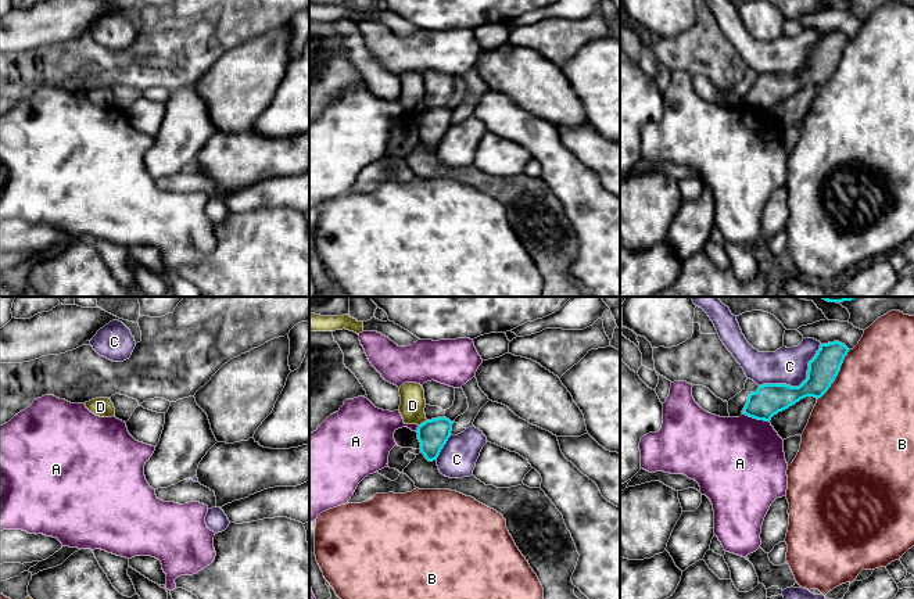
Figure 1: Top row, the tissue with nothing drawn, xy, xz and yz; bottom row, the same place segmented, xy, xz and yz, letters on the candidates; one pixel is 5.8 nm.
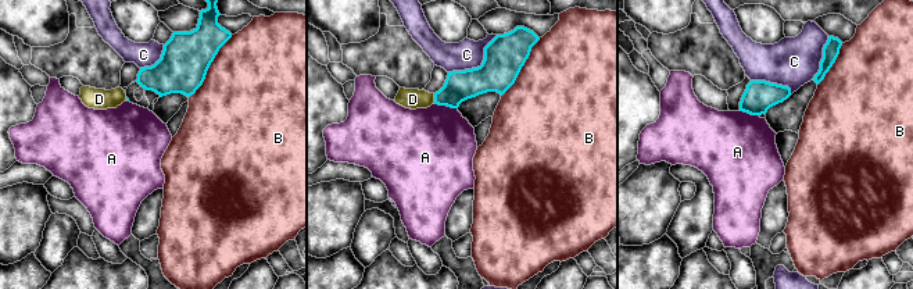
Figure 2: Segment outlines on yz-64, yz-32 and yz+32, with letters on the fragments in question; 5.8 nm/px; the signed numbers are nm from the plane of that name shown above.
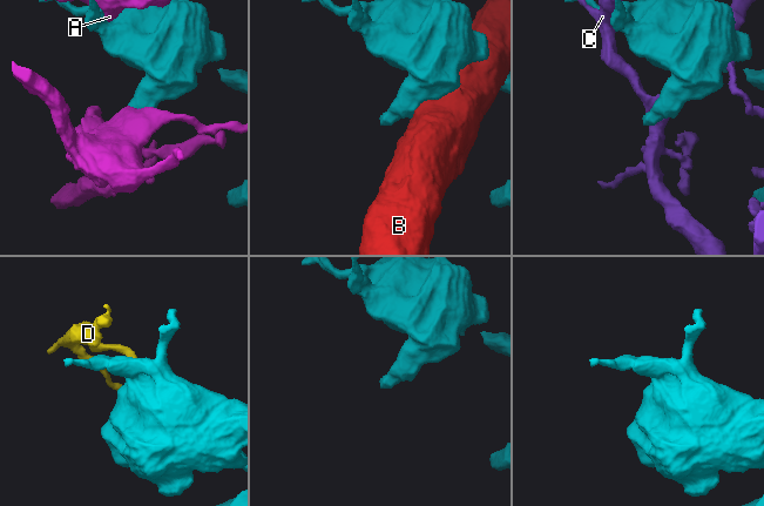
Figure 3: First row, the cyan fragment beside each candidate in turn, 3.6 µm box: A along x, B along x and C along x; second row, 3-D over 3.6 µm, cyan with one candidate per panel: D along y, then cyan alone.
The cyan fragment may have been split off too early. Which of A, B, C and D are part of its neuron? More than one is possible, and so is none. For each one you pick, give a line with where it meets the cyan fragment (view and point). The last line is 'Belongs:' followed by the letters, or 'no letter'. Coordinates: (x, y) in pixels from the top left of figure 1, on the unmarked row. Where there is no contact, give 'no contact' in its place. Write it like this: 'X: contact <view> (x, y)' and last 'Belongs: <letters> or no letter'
Belongs: no letter

